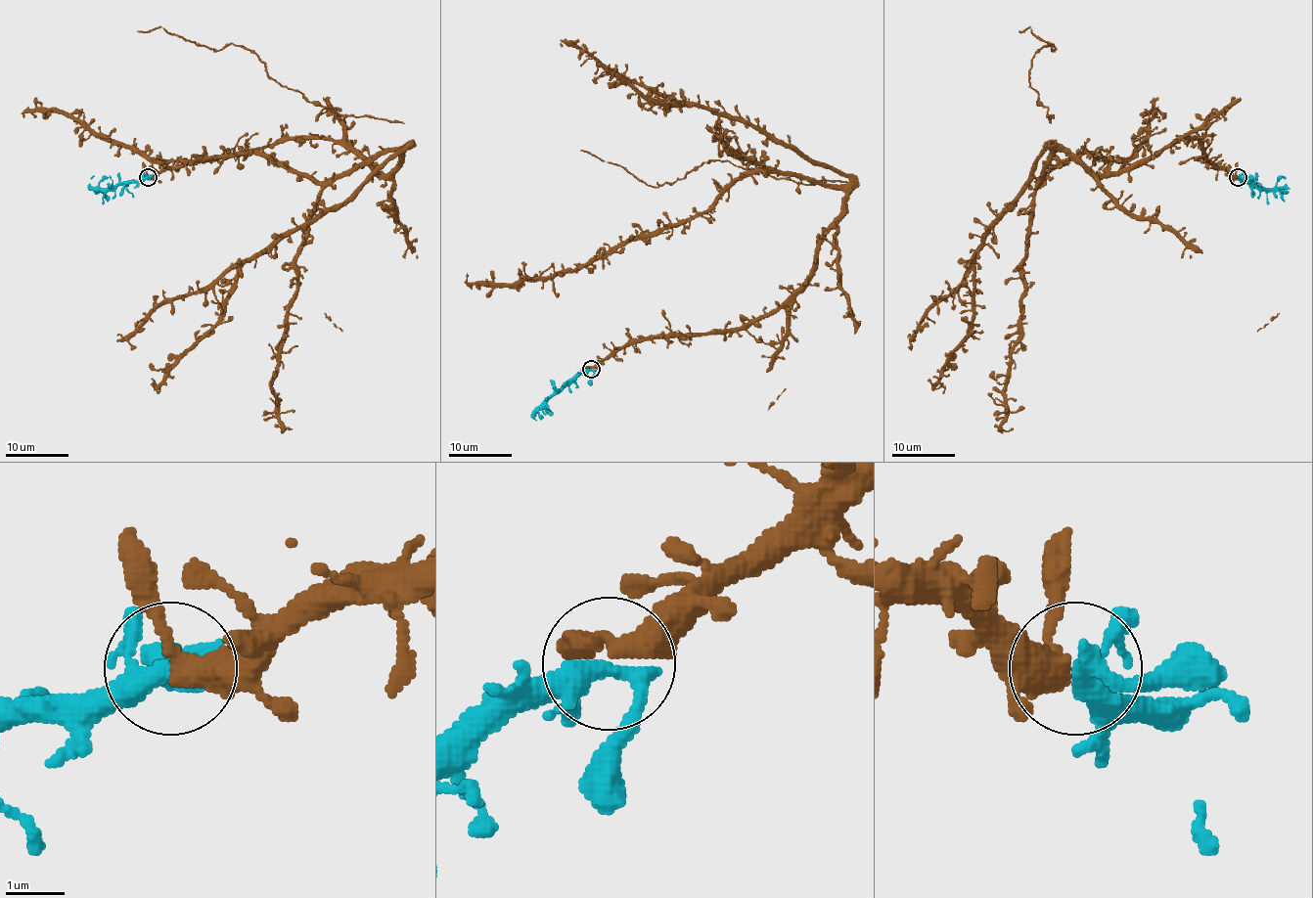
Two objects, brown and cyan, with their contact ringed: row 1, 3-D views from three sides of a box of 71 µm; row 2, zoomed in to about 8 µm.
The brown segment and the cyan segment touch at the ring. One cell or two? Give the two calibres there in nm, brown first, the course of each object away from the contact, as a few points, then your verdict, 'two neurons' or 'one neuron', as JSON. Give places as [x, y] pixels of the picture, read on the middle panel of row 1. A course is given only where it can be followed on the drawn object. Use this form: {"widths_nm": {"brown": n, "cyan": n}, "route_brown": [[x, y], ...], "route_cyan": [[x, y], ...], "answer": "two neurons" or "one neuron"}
{"widths_nm": {"brown": 360, "cyan": 300}, "route_brown": [[591, 368], [647, 339], [770, 316], [845, 194], [756, 172], [588, 263], [505, 284], [467, 273]], "route_cyan": [[591, 370], [576, 373], [532, 418], [537, 411]], "answer": "one neuron"}

